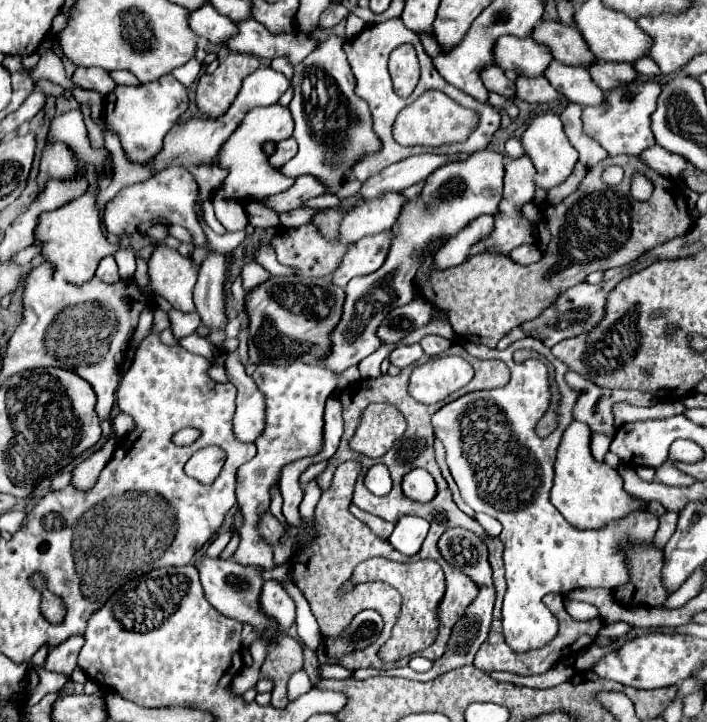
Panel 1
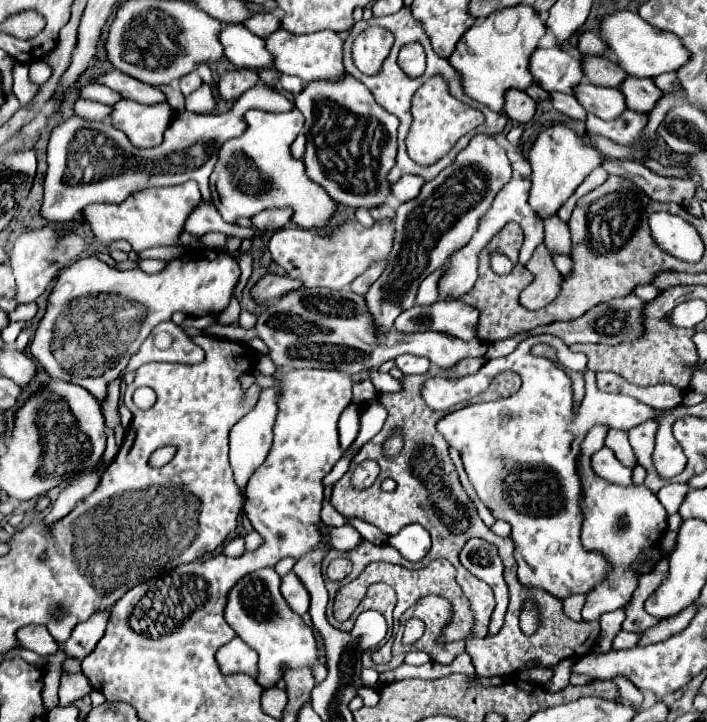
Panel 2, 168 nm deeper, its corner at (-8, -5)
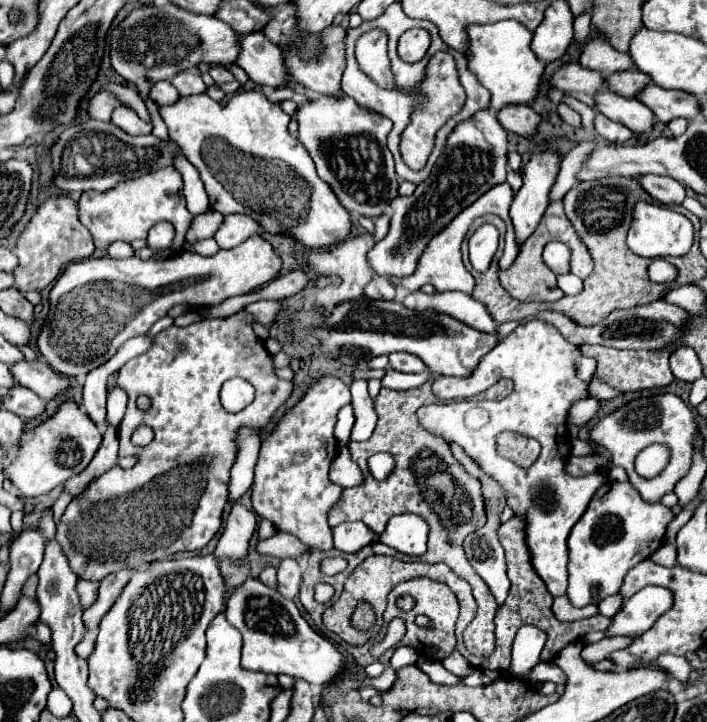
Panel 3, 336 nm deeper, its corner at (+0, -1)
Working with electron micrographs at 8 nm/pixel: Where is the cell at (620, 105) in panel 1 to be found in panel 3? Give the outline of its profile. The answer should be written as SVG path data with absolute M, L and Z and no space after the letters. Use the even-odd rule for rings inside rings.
M602 114L596 116L594 126L596 126L596 132L598 132L604 140L608 140L610 144L624 144L624 142L632 136L632 132L630 132L628 128L624 128L624 126L612 122L612 120L608 120L608 118L602 116Z

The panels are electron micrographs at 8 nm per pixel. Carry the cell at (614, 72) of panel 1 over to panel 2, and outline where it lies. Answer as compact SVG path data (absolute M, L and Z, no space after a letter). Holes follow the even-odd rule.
M628 76L624 84L620 84L620 92L624 94L628 108L636 112L652 112L658 98L662 96L652 80L640 80L634 76Z

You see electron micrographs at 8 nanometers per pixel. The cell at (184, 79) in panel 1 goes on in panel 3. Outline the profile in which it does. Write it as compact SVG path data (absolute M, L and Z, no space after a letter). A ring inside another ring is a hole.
M192 72L176 74L172 84L180 92L180 96L192 96L192 94L204 94L206 92L206 84L202 82L200 74L192 74Z

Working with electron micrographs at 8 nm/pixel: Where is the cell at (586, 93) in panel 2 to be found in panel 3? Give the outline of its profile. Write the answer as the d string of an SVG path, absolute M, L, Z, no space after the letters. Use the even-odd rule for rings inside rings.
M604 90L596 96L596 110L610 120L630 128L634 134L650 134L654 130L654 112L646 104L628 100L610 90Z

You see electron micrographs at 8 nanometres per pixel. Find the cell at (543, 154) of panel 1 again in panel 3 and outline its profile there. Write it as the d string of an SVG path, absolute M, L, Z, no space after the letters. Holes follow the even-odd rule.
M542 152L534 154L522 170L524 186L514 196L510 206L510 218L516 230L518 248L536 230L548 206L548 192L556 180L558 164L560 164L558 152Z

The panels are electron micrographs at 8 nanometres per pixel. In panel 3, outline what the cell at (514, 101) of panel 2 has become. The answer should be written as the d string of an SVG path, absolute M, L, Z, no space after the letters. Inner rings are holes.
M508 106L504 112L498 114L500 124L518 136L530 138L538 132L538 124L542 122L542 116L536 114L530 106Z

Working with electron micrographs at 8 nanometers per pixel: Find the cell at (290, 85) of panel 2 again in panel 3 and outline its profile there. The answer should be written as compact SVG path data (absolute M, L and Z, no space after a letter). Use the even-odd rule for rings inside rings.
M278 88L278 90L270 90L266 92L266 98L272 102L282 102L282 100L290 100L294 96L292 88Z

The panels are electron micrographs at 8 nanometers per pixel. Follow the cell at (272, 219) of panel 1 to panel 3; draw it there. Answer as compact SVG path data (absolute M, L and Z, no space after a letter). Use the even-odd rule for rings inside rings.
M206 212L194 218L188 234L186 234L186 242L196 242L196 240L204 240L204 238L212 238L212 234L216 232L218 224L224 220L224 216L220 212Z

